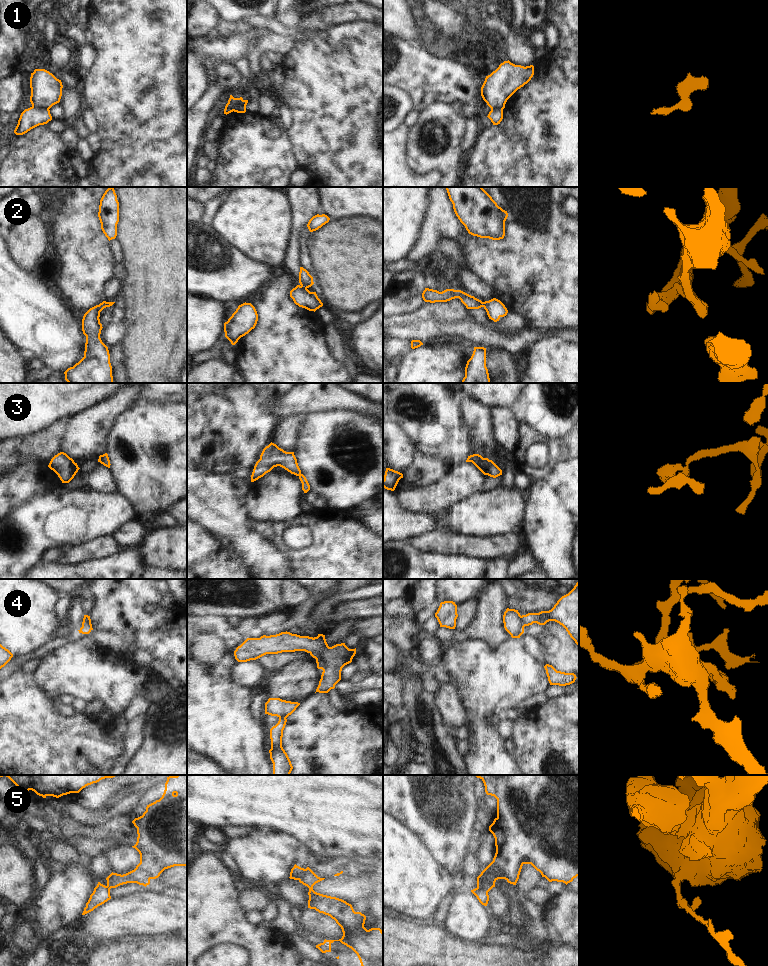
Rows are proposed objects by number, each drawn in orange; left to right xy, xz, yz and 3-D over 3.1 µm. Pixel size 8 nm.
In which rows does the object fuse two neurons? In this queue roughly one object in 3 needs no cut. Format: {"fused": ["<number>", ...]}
{"fused": ["1", "2", "4", "5"]}

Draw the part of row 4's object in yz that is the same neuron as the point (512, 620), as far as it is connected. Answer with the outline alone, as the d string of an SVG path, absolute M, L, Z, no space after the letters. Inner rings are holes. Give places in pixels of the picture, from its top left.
M507 608L503 615L503 623L505 630L512 638L520 638L524 633L524 624L518 610Z

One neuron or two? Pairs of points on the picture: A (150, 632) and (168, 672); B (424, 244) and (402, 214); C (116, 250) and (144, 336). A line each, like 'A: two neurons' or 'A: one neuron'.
A: two neurons
B: two neurons
C: two neurons

